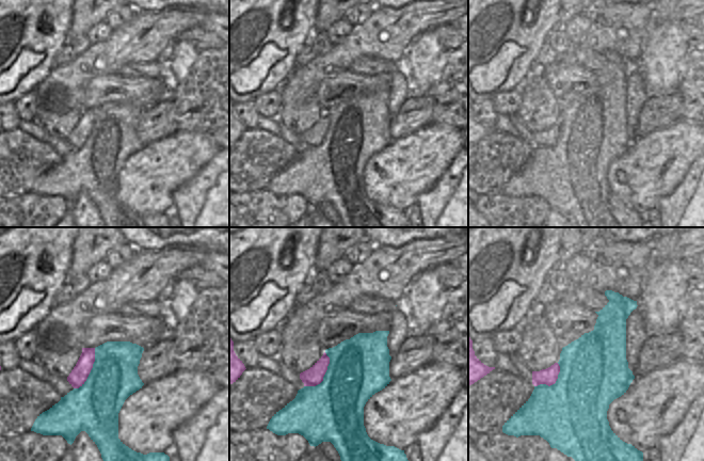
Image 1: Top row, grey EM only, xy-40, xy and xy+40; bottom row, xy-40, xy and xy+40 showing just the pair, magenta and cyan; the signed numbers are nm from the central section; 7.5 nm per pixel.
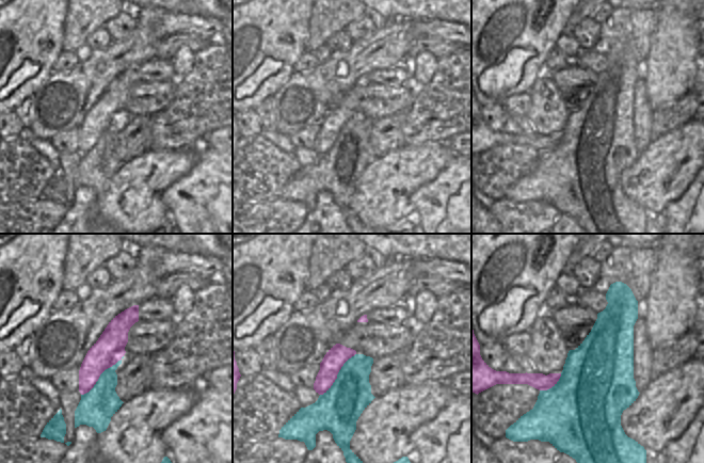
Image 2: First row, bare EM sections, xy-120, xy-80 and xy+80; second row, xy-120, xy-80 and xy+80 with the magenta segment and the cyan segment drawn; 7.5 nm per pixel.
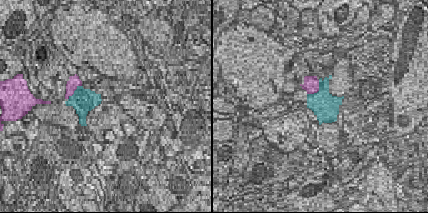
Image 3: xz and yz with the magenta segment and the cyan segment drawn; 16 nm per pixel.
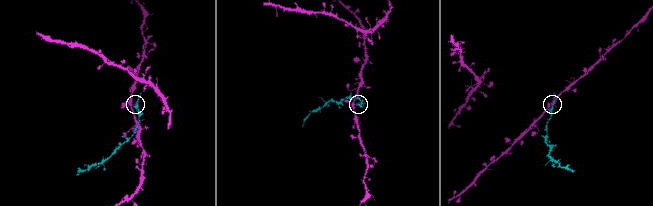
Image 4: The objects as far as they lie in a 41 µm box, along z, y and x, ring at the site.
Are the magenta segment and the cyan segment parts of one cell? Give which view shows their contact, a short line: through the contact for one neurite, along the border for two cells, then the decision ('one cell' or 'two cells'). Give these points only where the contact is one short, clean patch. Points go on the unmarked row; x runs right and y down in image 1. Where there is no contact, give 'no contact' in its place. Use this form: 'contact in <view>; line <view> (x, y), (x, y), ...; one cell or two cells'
contact in xy-40; two cells

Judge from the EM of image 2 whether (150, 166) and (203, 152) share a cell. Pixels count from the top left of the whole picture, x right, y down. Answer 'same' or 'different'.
different

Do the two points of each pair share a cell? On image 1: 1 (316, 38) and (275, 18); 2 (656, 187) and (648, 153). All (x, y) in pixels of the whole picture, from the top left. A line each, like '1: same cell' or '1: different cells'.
1: different cells
2: same cell

